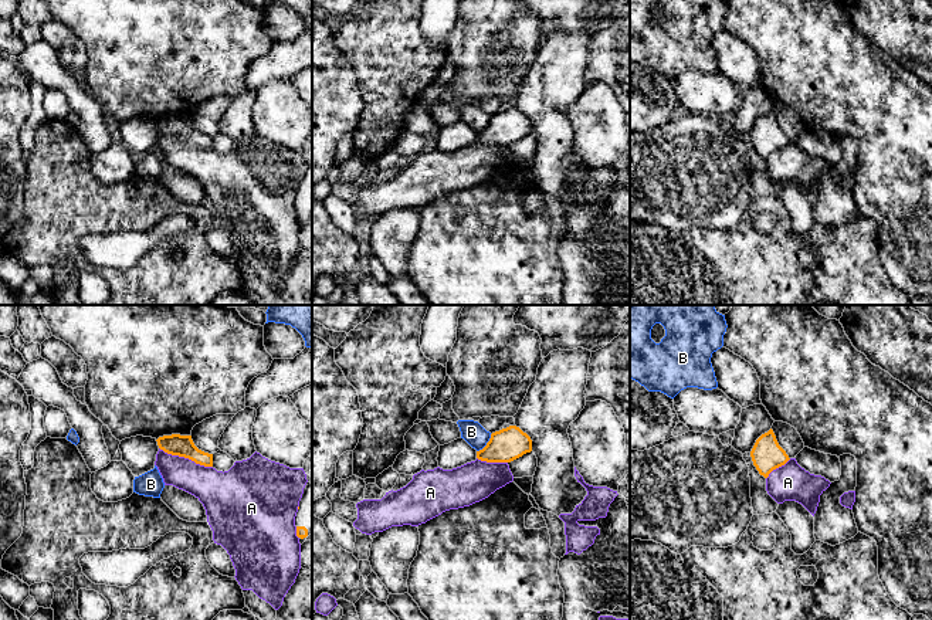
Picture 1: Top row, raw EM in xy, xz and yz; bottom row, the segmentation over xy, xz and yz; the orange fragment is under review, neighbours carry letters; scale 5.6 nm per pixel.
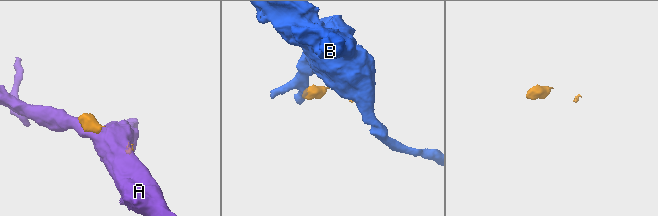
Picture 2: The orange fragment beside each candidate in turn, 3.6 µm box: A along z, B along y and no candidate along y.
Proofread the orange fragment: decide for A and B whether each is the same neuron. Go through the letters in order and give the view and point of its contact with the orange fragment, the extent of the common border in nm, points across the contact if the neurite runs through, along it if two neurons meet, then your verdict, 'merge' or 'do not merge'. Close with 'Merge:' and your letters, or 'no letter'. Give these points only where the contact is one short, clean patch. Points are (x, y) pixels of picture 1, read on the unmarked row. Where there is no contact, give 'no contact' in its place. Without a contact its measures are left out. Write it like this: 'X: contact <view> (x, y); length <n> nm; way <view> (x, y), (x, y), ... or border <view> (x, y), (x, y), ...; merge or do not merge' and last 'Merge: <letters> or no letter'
A: contact xy (186, 139); length 320 nm; do not merge
B: contact xz (487, 126); length 130 nm; border xz (491, 117), (490, 122), (477, 134); do not merge
Merge: no letter

